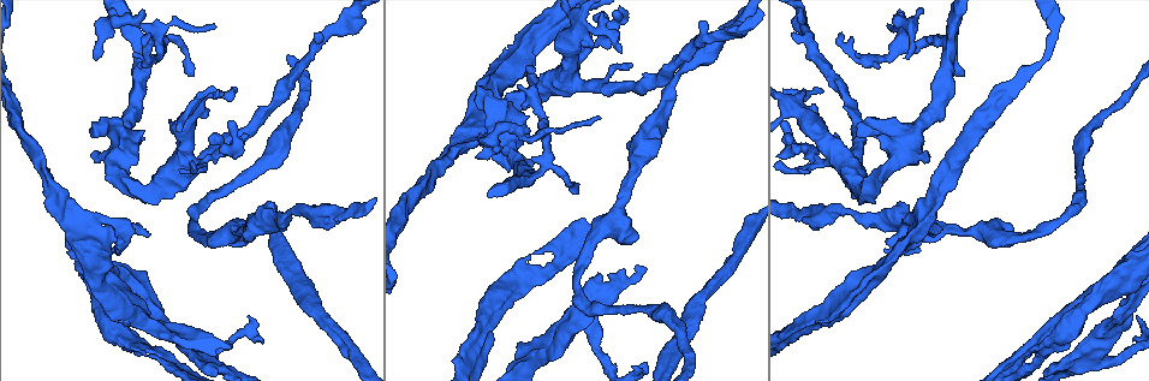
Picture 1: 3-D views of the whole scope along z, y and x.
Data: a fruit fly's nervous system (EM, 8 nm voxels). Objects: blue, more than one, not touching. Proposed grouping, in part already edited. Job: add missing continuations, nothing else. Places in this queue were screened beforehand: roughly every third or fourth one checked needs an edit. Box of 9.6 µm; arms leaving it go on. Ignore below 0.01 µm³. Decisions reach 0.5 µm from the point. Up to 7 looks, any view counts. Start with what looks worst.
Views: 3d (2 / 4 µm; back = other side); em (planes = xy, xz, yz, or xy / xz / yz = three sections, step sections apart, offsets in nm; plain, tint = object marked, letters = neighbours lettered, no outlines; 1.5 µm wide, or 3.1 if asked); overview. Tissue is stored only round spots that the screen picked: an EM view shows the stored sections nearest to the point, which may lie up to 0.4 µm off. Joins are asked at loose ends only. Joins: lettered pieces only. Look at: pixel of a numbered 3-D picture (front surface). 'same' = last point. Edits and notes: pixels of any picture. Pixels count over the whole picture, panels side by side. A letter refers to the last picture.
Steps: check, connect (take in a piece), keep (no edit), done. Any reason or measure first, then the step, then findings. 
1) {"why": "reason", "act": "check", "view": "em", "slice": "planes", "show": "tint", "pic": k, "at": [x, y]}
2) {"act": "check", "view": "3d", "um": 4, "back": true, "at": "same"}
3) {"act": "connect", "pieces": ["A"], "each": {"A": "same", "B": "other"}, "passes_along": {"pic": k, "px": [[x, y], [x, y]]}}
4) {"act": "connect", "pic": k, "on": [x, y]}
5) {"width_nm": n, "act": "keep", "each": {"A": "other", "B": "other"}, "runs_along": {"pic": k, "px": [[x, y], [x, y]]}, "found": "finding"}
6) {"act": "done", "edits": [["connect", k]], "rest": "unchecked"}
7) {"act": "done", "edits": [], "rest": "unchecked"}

{"why": "an open end", "act": "check", "view": "3d", "um": 4, "pic": 1, "at": [151, 354]}

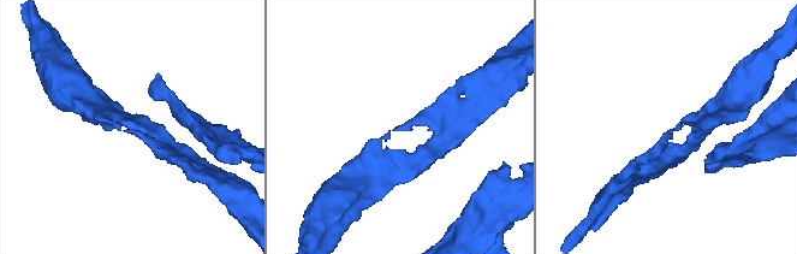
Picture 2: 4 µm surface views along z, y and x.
{"act": "check", "view": "em", "slice": "planes", "show": "letters", "pic": 2, "at": [673, 129]}

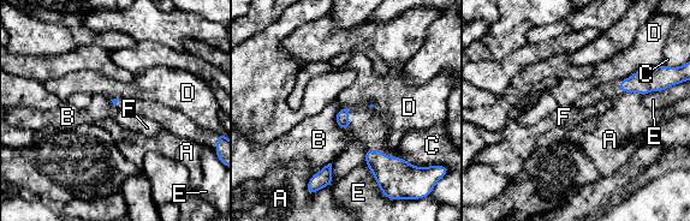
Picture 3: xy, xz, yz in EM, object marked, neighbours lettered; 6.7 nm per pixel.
{"act": "keep", "each": {"A": "other", "B": "other", "C": "other", "D": "other", "E": "other", "F": "other"}, "border": {"pic": 3, "px": [[653, 67], [641, 67], [622, 79]]}, "found": "no lettered piece goes on from it"}

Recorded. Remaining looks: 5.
{"act": "check", "view": "em", "slice": "planes", "show": "plain", "pic": 1, "at": [260, 339]}

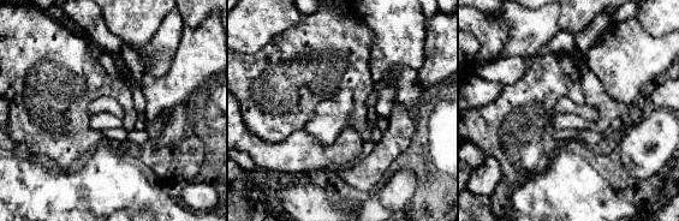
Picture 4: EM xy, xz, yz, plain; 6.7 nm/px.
{"why": "with the object marked", "act": "check", "view": "em", "slice": "planes", "show": "tint", "at": "same"}

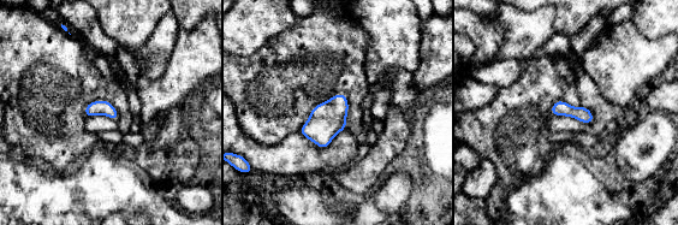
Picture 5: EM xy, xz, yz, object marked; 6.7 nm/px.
{"why": "see the neighbours", "act": "check", "view": "em", "slice": "planes", "show": "letters", "at": "same"}

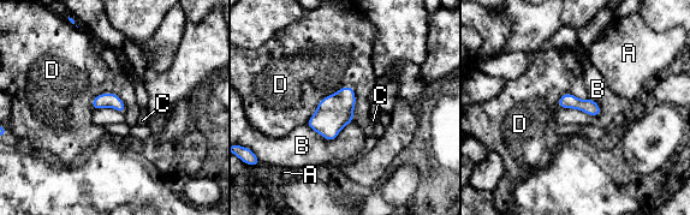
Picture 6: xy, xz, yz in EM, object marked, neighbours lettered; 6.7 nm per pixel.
{"longest_contact_nm": ["D", 420], "act": "keep", "each": {"A": "other", "B": "other", "C": "other", "D": "other"}, "found": "no lettered piece goes on from it"}

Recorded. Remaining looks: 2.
{"why": "free end", "act": "check", "view": "3d", "um": 4, "back": true, "pic": 1, "at": [148, 235]}

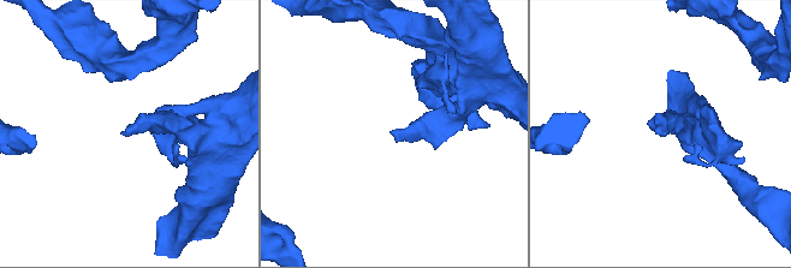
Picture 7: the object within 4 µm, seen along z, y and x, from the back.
{"act": "check", "view": "em", "slice": "planes", "show": "letters", "pic": 7, "at": [126, 133]}

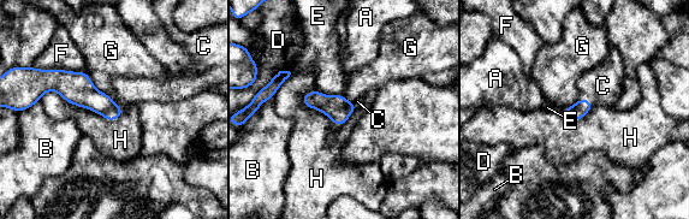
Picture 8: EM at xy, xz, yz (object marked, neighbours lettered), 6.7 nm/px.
{"act": "connect", "pieces": ["C"], "each": {"A": "other", "B": "other", "C": "same", "D": "other", "E": "other", "F": "other", "G": "other", "H": "other"}, "passes_along": {"pic": 8, "px": [[576, 112], [586, 99], [603, 86]]}, "found": "the cell continues"}

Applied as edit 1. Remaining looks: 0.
{"act": "done", "edits": [["connect", 8]], "rest": "unchecked"}

